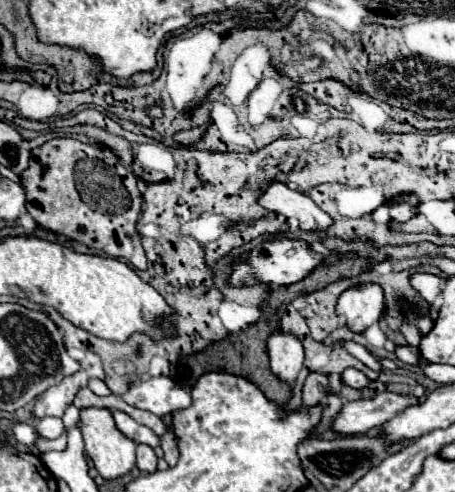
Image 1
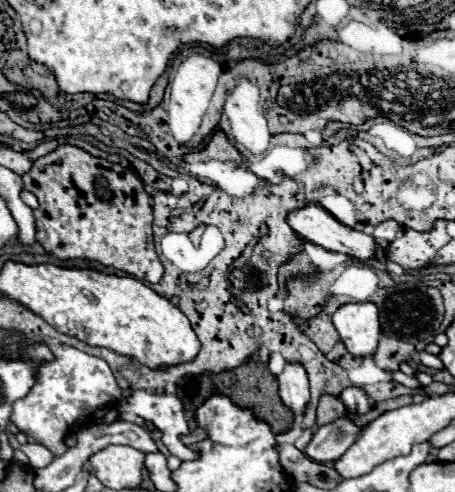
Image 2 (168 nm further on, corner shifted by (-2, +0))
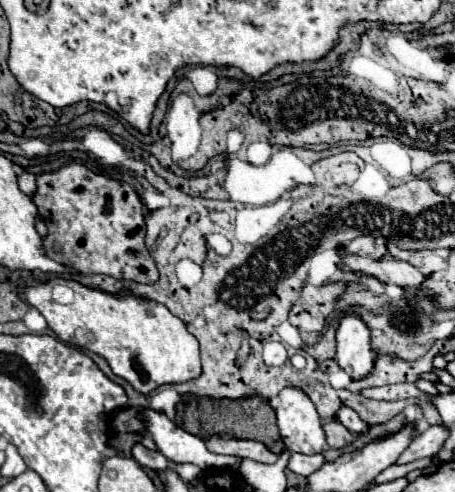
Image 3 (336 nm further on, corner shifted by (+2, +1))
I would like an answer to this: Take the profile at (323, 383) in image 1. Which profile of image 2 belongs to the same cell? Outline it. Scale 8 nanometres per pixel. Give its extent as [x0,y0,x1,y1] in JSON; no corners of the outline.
[316,393,346,425]

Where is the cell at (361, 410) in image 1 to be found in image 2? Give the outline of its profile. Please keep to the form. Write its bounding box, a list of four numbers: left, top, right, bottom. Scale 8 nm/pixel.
[306,415,362,461]

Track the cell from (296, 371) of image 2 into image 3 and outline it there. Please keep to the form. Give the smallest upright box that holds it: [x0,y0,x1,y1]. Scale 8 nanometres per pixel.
[274,388,326,454]

